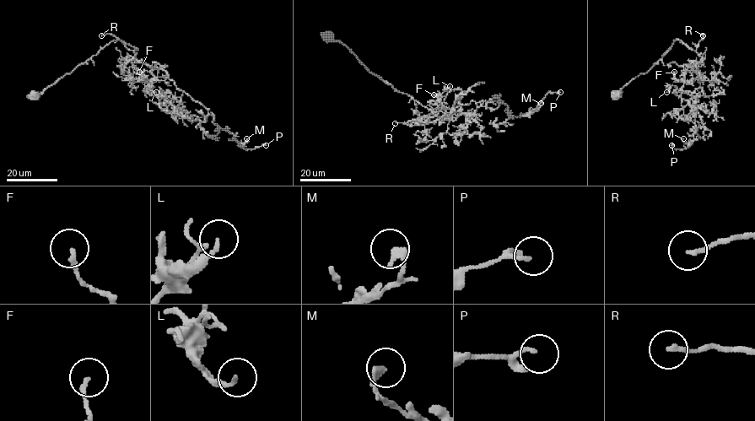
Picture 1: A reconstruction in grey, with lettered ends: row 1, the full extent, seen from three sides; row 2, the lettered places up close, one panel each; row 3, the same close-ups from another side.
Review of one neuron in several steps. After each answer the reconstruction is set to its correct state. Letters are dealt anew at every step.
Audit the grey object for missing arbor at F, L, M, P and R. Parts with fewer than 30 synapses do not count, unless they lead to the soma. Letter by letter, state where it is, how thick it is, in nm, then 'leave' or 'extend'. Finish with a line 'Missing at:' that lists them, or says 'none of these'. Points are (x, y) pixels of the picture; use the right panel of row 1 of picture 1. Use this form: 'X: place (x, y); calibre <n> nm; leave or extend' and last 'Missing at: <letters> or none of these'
F: place (674, 72); calibre 140 nm; leave
L: place (666, 92); calibre 160 nm; leave
M: place (683, 138); calibre 240 nm; leave
P: place (671, 145); calibre 140 nm; leave
R: place (703, 35); calibre 160 nm; leave
Missing at: none of these

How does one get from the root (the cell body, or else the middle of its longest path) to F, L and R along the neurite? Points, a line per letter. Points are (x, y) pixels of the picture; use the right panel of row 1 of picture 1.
F: (616, 94), (679, 40), (702, 58), (697, 68), (700, 78), (676, 80), (674, 72)
L: (616, 94), (679, 40), (702, 58), (697, 68), (699, 86), (691, 92), (671, 85), (666, 92)
R: (616, 94), (636, 77), (646, 73), (675, 40), (679, 40), (696, 51), (703, 35)

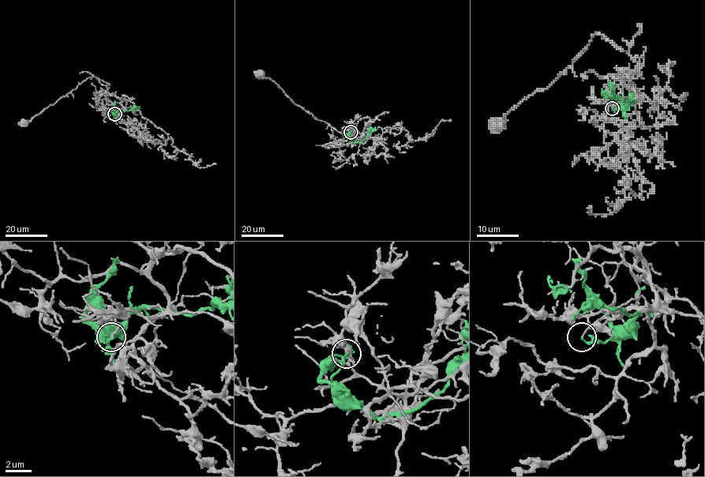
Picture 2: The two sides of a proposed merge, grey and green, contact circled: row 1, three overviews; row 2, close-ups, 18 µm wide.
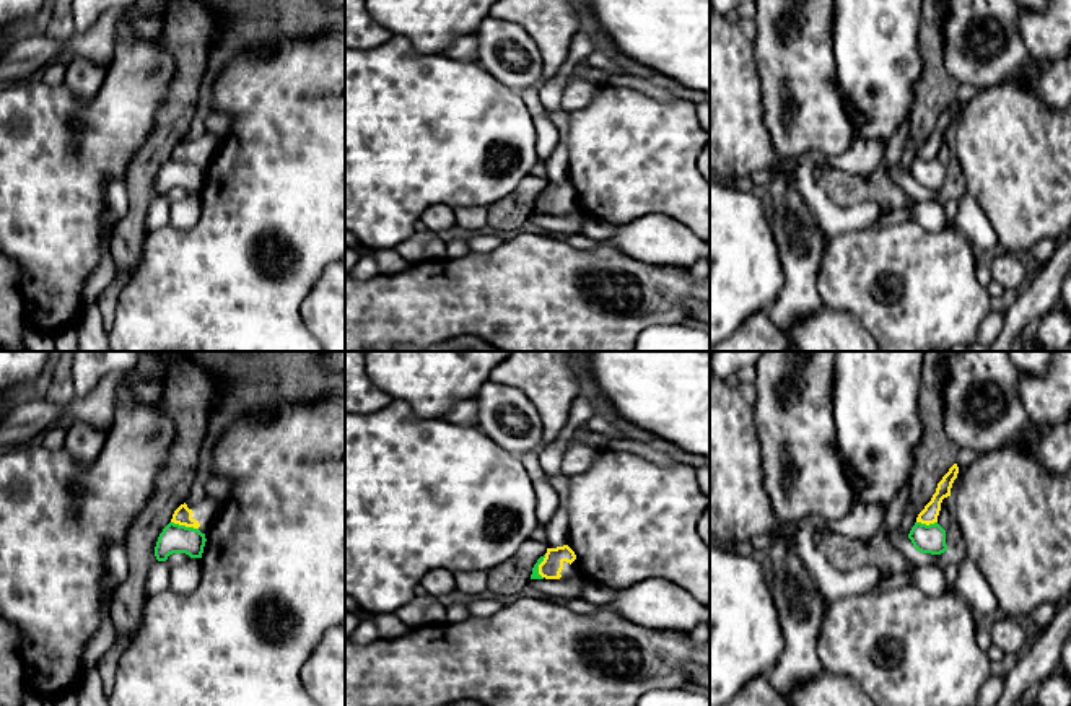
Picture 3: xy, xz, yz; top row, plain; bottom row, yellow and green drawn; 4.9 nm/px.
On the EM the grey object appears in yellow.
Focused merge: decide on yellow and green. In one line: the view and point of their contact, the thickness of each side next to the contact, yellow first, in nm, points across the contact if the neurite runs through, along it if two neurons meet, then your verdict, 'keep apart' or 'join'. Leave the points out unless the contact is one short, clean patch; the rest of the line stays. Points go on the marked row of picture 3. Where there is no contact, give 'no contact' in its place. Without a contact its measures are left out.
contact xy (184, 524); calibres 90 and 140 nm; border xy (171, 521), (197, 529); keep apart

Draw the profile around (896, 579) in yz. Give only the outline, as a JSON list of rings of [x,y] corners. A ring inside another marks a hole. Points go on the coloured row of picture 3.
[[[900,571],[900,573],[892,573],[887,577],[881,577],[881,581],[872,589],[872,592],[881,594],[898,587],[905,587],[905,586],[910,586],[910,576],[905,571]]]

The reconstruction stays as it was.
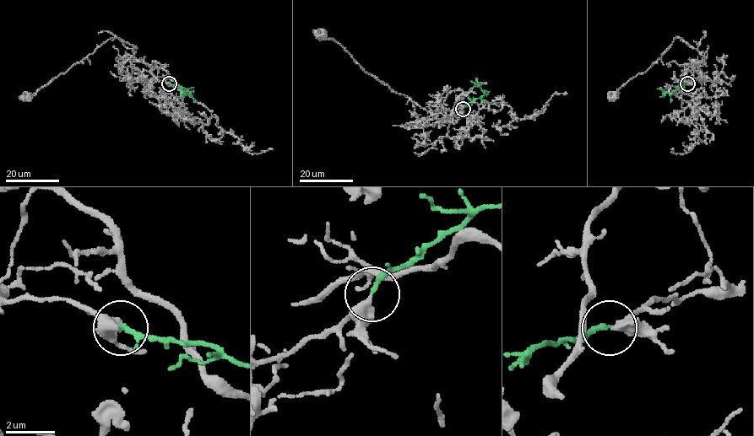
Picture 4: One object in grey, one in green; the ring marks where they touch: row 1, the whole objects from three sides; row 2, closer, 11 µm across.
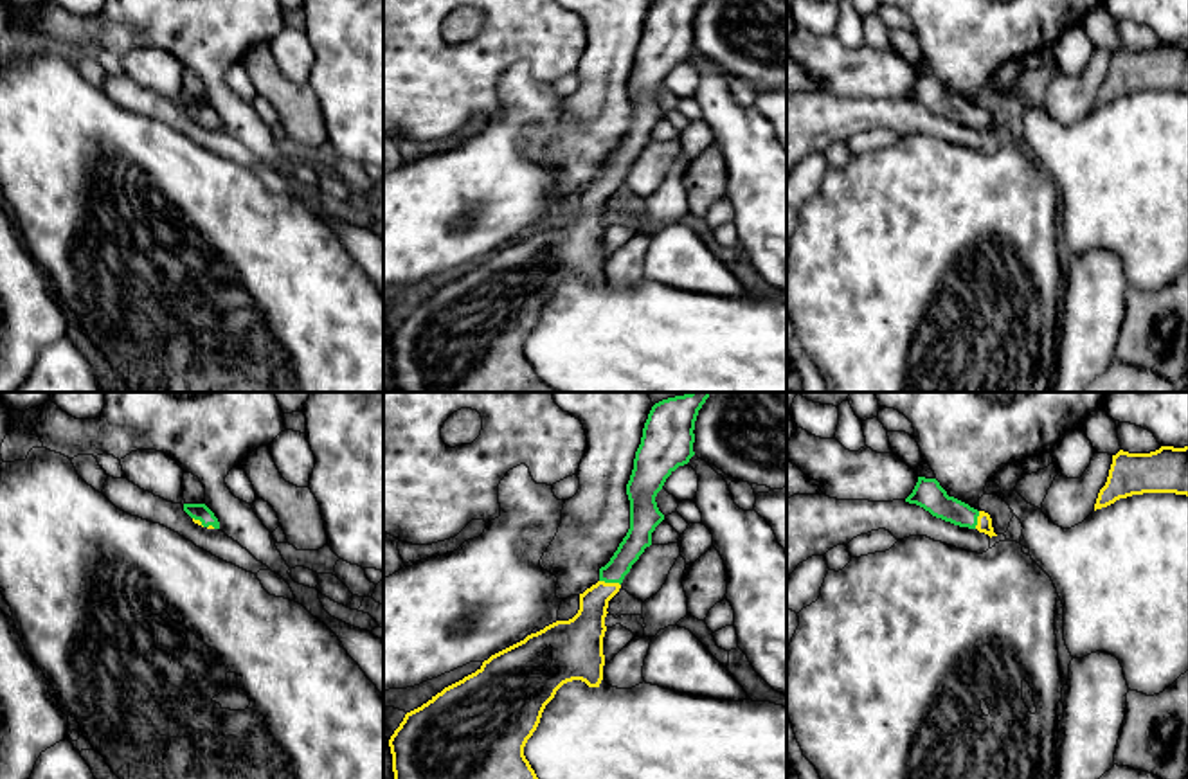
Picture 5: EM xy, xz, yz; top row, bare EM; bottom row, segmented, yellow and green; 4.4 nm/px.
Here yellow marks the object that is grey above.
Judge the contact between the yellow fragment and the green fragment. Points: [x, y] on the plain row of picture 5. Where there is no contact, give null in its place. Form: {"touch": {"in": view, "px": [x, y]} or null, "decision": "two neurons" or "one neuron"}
{"touch": {"in": "xz", "px": [611, 180]}, "decision": "one neuron"}

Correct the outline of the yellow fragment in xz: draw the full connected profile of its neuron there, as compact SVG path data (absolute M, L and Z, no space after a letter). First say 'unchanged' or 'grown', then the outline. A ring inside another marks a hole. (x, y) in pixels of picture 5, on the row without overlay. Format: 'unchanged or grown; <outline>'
grown; M655 0L643 25L641 41L635 49L634 67L626 81L630 97L630 126L610 158L599 166L599 178L580 191L580 207L569 218L556 218L524 237L491 252L482 263L463 277L445 284L421 304L405 311L389 336L392 351L394 381L401 392L556 392L545 385L524 353L527 336L536 327L545 302L556 288L572 277L589 284L599 284L603 277L603 234L608 198L619 189L625 173L652 142L652 130L664 117L655 94L666 76L689 59L695 52L695 18L704 0Z

